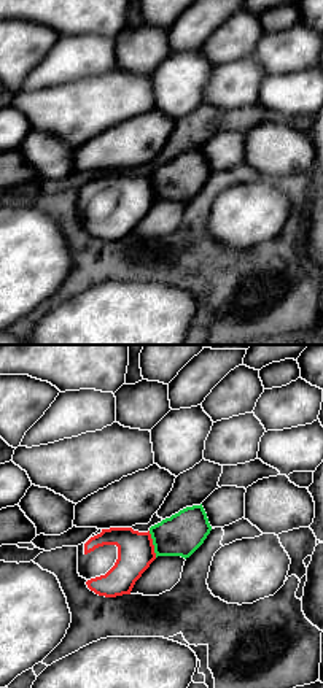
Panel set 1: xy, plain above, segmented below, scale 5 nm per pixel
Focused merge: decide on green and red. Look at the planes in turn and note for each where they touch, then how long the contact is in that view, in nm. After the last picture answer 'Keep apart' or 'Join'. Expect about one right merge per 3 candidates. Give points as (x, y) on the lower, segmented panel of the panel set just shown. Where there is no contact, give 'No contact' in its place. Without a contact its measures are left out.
Touches green at (153, 544). Shared border 140 nm

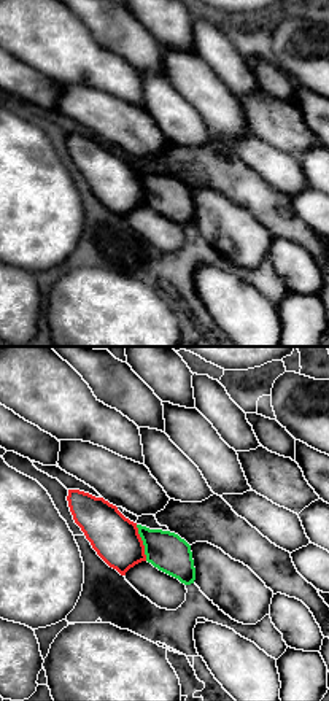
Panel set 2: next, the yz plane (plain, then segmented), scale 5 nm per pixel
Touches green at (143, 542). Shared border 190 nm

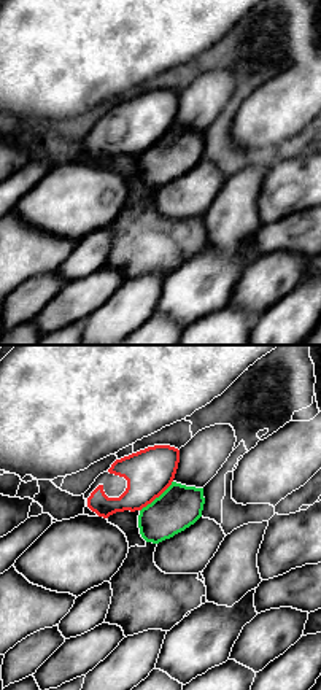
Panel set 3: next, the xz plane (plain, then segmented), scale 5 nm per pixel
Touches green at (156, 498). Shared border 220 nm

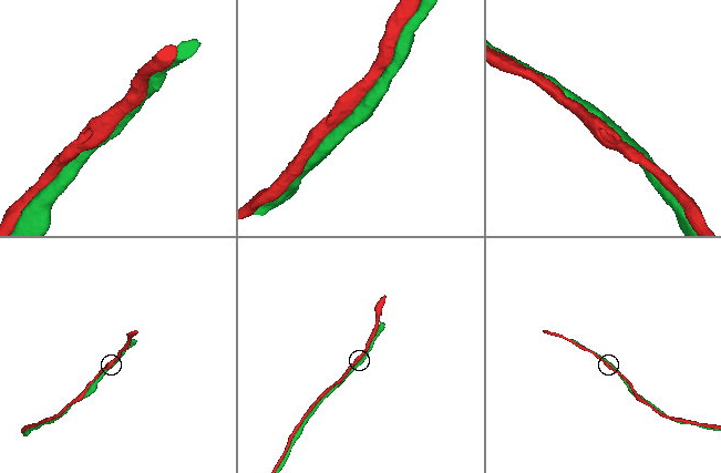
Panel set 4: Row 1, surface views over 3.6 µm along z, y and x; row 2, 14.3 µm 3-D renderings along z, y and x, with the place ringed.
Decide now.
Keep apart

